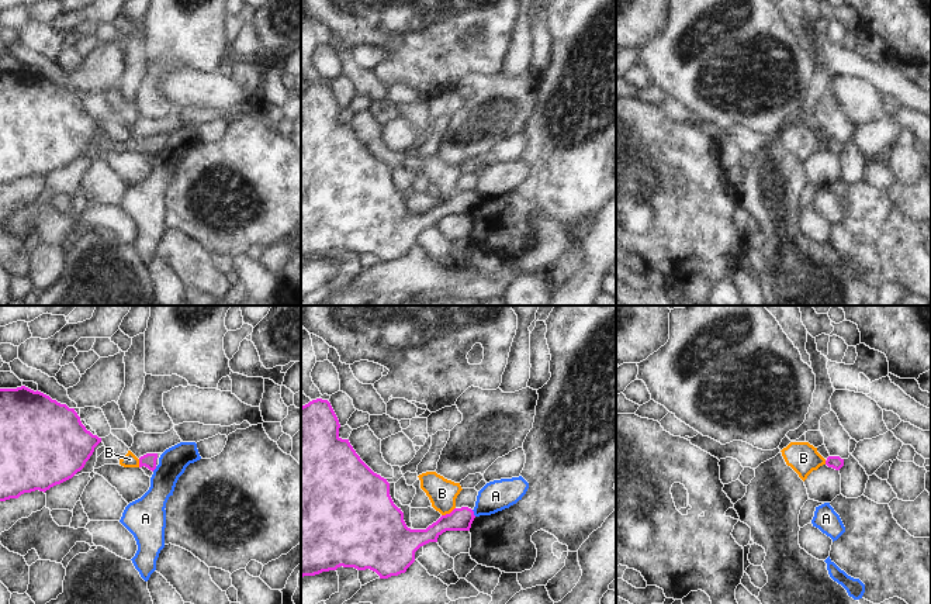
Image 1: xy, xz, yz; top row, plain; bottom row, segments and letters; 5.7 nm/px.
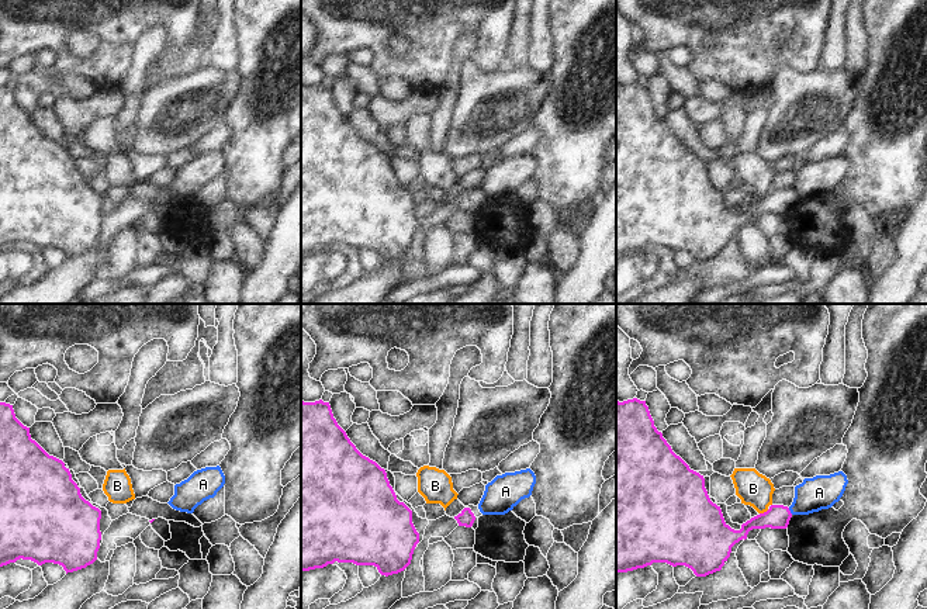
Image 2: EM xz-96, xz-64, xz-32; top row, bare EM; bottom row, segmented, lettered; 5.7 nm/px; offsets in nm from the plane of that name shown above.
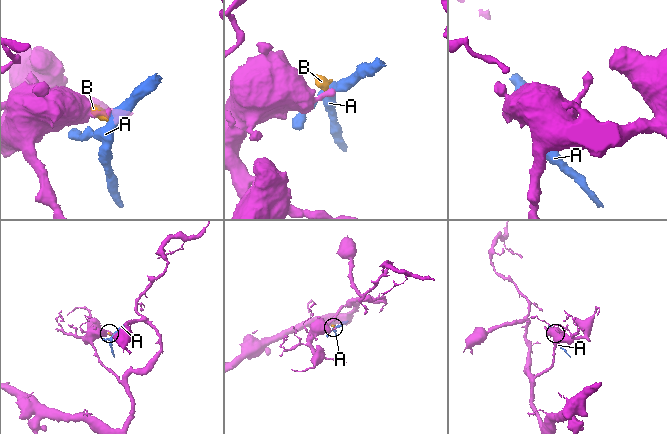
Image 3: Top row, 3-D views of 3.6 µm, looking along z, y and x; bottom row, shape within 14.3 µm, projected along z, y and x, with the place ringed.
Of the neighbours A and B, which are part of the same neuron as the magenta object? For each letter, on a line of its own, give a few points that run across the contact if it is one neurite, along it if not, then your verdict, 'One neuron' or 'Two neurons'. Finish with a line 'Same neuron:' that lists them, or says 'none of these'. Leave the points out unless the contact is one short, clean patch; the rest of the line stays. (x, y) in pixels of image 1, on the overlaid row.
A: Line: xz (471, 510), (476, 516). Two neurons
B: Line: xz (454, 507), (442, 516). Two neurons
Same neuron: none of these.

